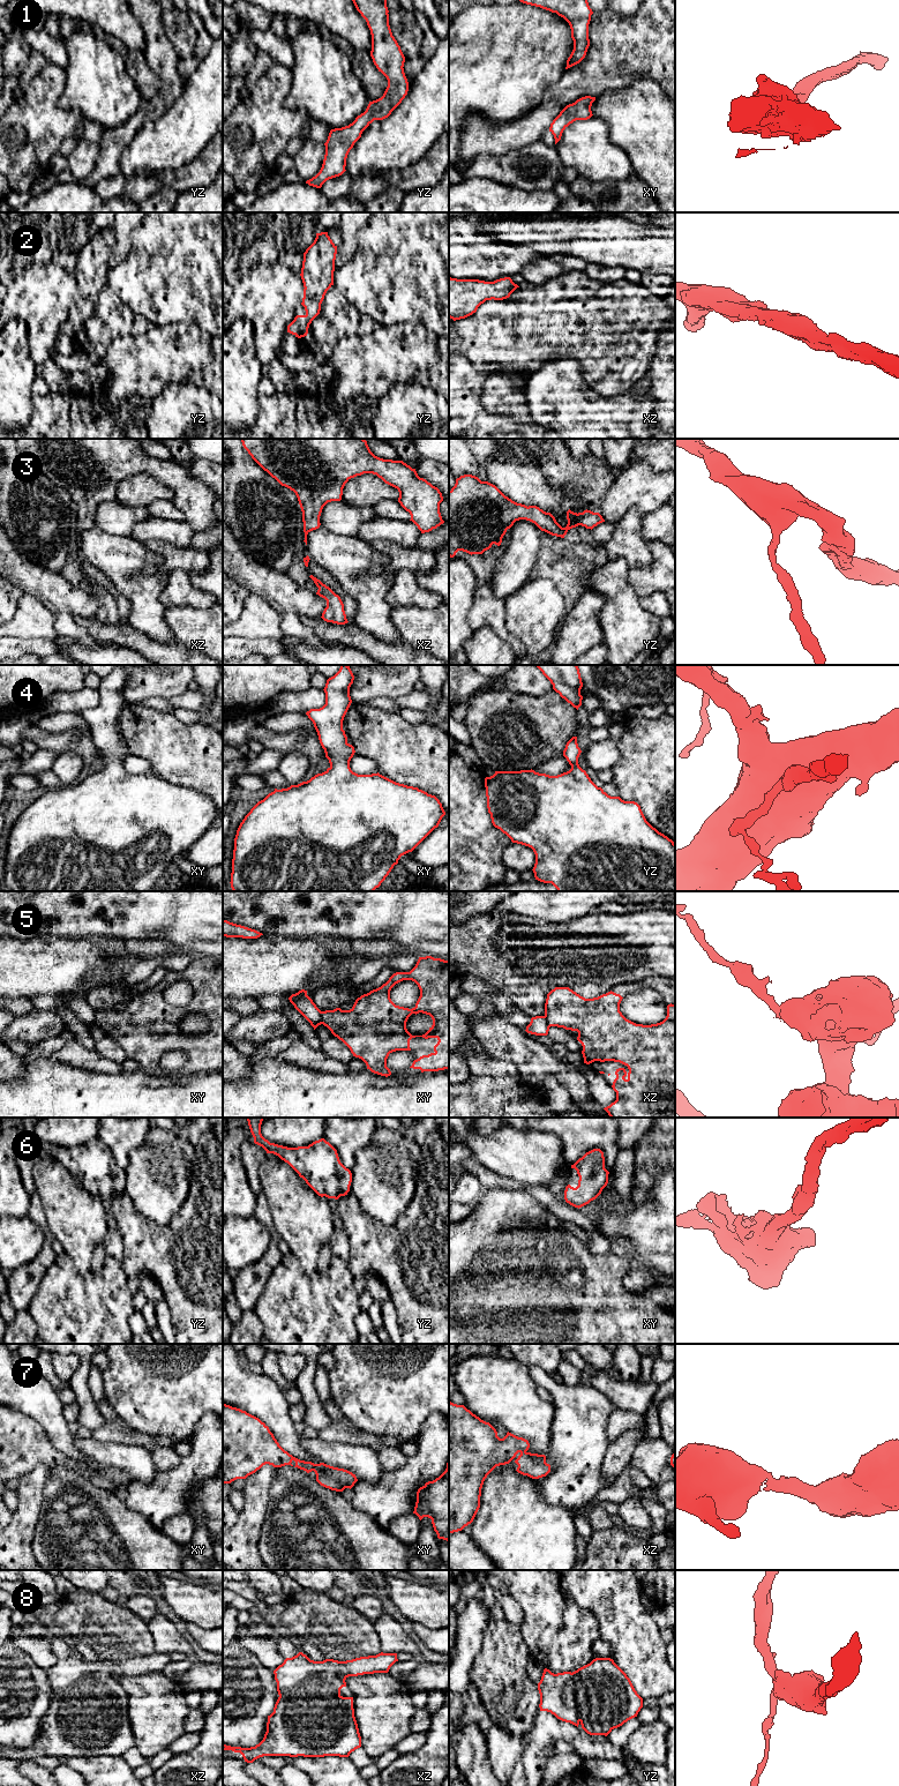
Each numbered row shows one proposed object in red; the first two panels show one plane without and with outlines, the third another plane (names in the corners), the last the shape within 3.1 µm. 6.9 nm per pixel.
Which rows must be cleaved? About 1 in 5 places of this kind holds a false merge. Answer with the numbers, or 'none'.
5

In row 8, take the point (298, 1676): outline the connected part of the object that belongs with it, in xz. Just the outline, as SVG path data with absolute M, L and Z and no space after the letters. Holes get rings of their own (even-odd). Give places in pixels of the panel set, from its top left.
M302 1652L286 1658L274 1671L279 1697L274 1712L268 1716L263 1740L250 1748L223 1744L223 1750L240 1753L247 1763L263 1756L349 1757L361 1747L361 1736L354 1717L353 1697L343 1697L340 1689L346 1687L345 1680L349 1676L388 1673L396 1661L397 1653L383 1652L346 1661L334 1659L314 1661Z

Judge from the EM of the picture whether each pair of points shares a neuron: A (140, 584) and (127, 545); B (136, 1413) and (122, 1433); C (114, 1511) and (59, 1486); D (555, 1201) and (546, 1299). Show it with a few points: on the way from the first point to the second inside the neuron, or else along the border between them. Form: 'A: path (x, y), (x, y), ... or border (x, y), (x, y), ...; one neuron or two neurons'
A: path (135, 575), (134, 569), (127, 562), (127, 554); one neuron
B: border (126, 1421), (134, 1429), (150, 1436); two neurons
C: path (100, 1511), (84, 1511), (73, 1500); one neuron
D: border (533, 1197), (557, 1219); two neurons

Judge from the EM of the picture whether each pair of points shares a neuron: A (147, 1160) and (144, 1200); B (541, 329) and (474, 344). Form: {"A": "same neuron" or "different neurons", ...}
{"A": "same neuron", "B": "same neuron"}

